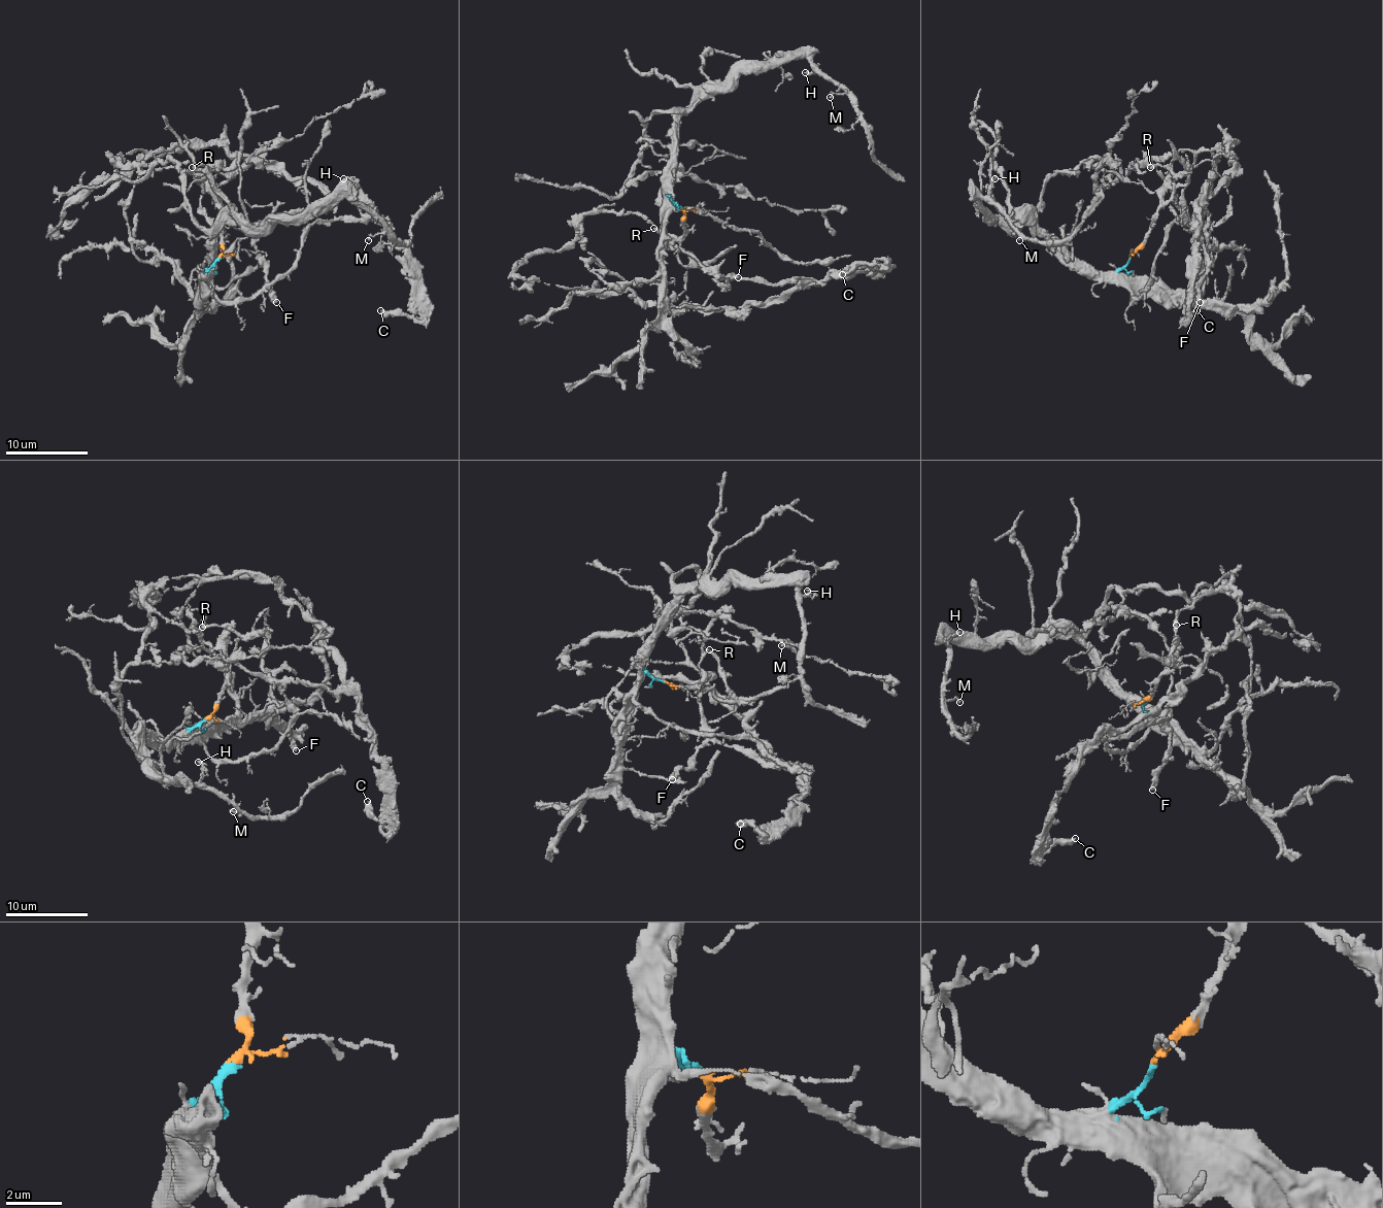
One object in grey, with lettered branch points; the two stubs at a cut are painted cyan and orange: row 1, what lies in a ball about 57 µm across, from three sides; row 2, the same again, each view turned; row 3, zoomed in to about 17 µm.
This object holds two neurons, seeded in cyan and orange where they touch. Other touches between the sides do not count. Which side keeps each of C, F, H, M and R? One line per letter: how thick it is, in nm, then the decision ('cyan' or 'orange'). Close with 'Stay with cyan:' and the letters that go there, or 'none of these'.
C: 400 nm thick; orange
F: 380 nm thick; orange
H: 130 nm thick; cyan
M: 130 nm thick; cyan
R: 200 nm thick; orange
Stay with cyan: H, M

